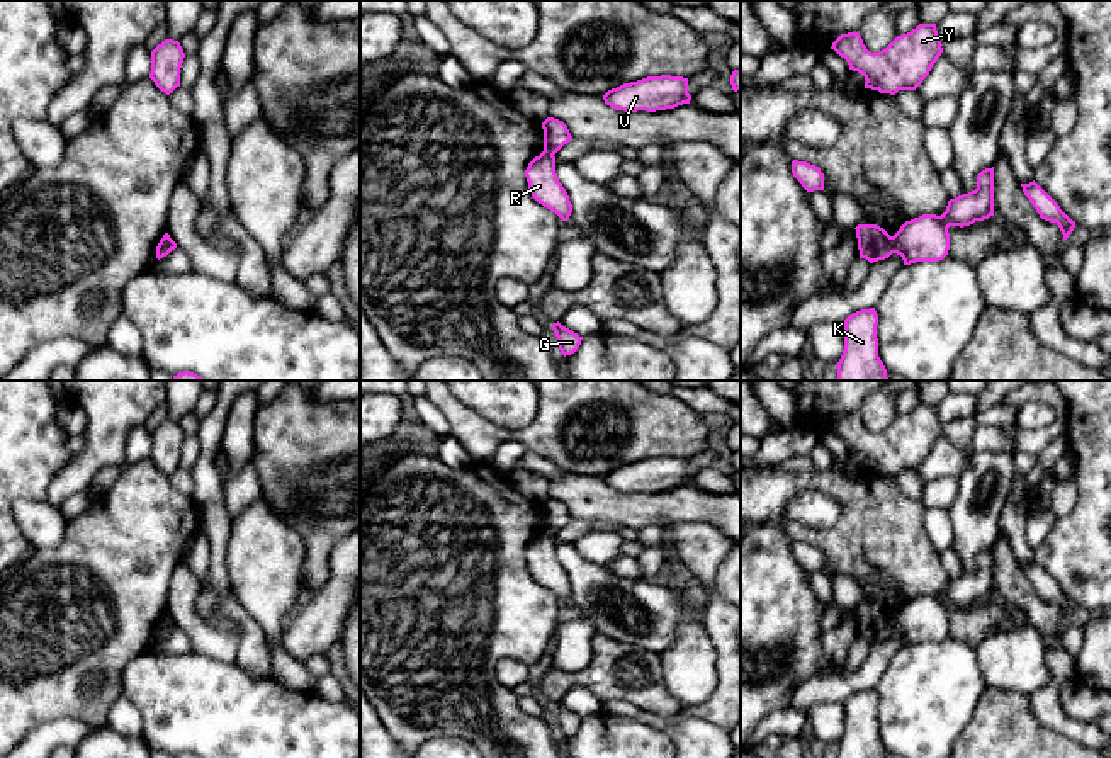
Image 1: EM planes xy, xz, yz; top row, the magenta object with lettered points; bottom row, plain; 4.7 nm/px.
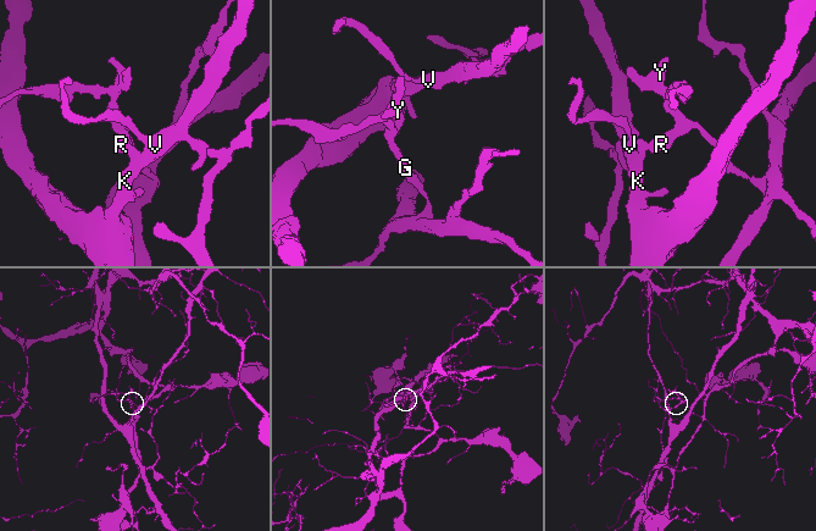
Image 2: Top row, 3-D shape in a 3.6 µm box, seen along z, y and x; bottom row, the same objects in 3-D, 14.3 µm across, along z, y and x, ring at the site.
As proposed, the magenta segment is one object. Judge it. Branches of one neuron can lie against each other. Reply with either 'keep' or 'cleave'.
cleave

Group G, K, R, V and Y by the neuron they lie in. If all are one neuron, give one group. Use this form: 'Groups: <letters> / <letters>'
Groups: G R Y / K V

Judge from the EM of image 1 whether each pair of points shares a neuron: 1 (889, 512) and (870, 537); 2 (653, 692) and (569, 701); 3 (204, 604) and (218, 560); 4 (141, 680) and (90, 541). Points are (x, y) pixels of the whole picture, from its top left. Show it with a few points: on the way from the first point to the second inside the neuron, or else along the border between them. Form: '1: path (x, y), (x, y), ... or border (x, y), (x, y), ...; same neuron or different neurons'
1: path (882, 519), (877, 531); same neuron
2: border (600, 701), (586, 689), (573, 687), (559, 702); different neurons
3: path (211, 593), (218, 582), (218, 570); same neuron
4: border (153, 648), (138, 655), (123, 670), (121, 695); different neurons

